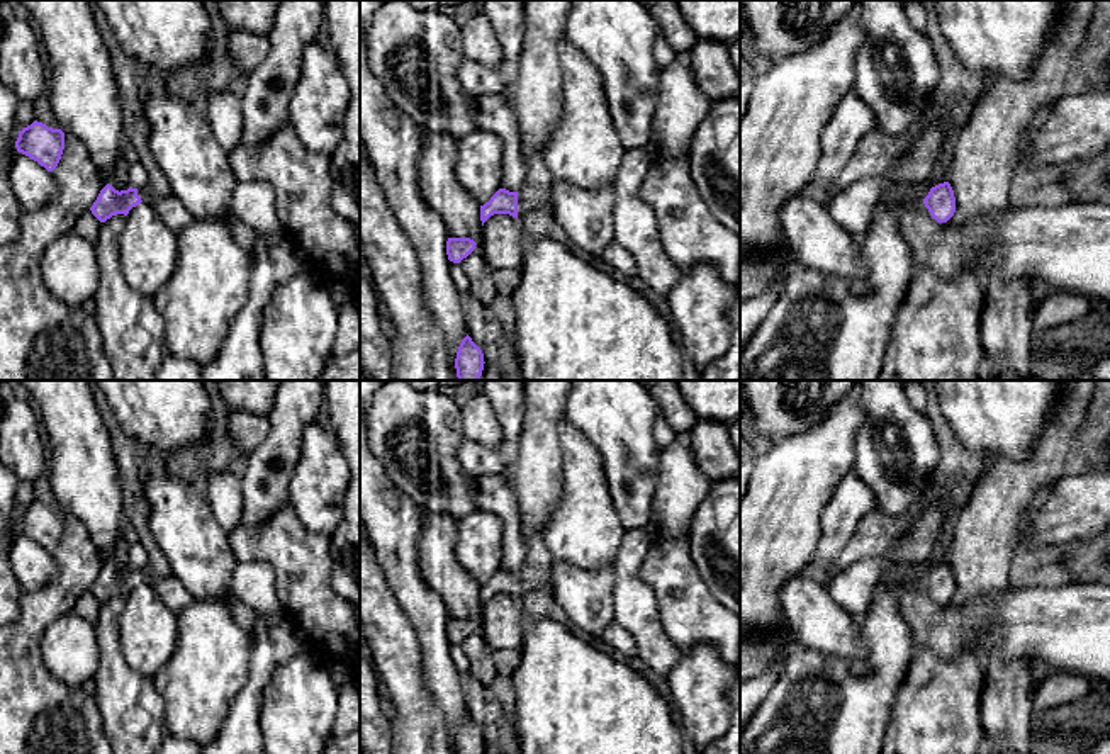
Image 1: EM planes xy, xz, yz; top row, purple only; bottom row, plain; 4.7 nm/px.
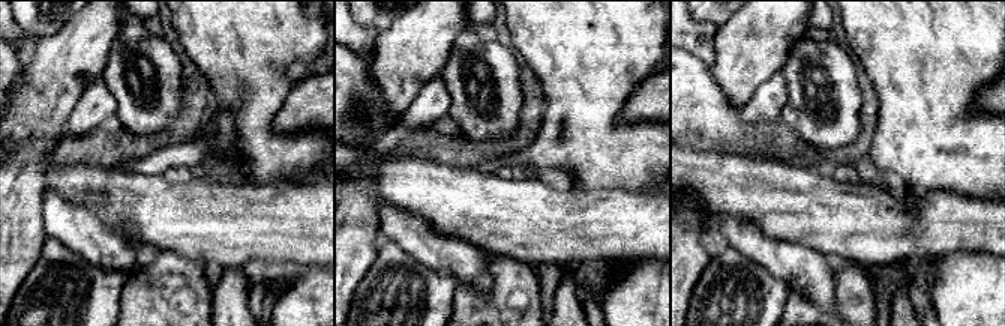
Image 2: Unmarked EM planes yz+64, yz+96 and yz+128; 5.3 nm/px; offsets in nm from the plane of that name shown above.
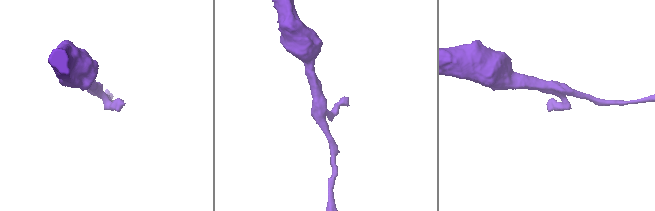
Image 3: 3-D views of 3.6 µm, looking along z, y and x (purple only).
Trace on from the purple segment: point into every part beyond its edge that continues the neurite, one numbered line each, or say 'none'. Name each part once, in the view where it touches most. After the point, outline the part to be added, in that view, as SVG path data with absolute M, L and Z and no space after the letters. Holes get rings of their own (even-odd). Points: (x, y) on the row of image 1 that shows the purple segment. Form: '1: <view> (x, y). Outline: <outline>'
1: xz (530, 199). Outline: M524 185L518 192L518 219L521 219L524 214L538 209L552 211L553 207L553 197L550 194L550 188L536 188Z

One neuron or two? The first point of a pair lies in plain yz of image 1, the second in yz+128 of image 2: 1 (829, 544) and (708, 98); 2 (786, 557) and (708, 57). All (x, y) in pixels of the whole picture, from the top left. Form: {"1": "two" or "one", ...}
{"1": "two", "2": "two"}

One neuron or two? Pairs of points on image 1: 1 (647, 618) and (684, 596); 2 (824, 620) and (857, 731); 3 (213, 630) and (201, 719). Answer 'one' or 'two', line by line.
1: two
2: two
3: one

